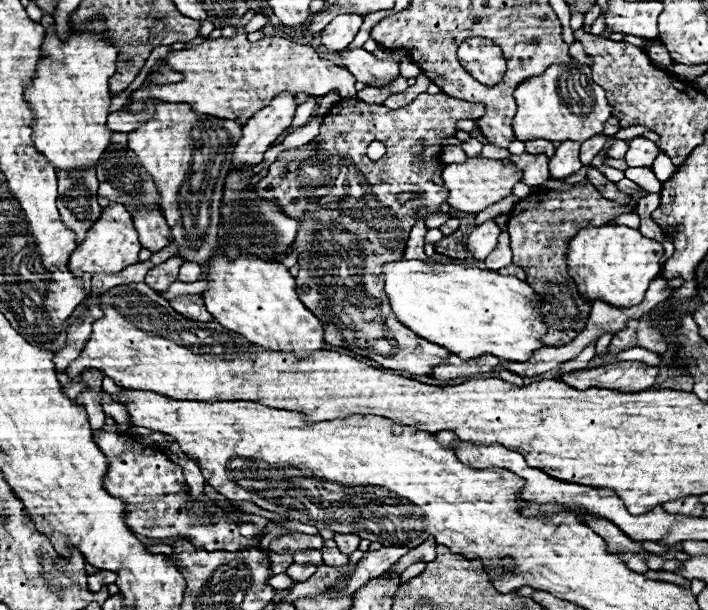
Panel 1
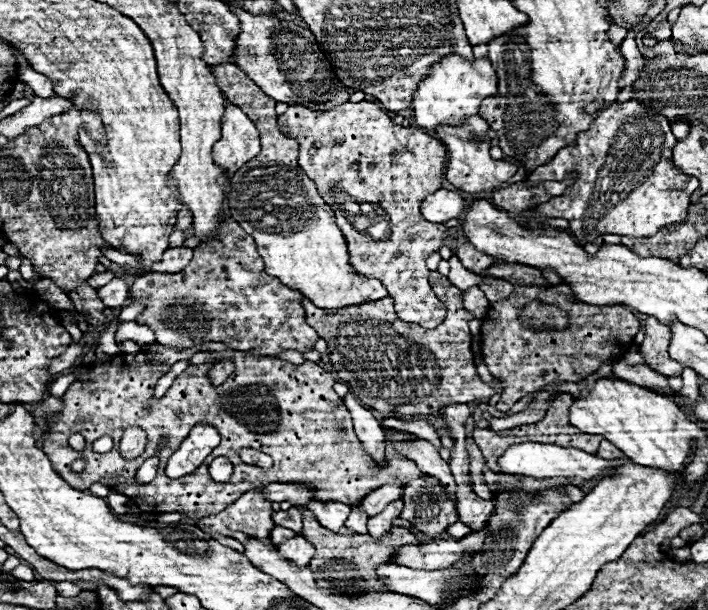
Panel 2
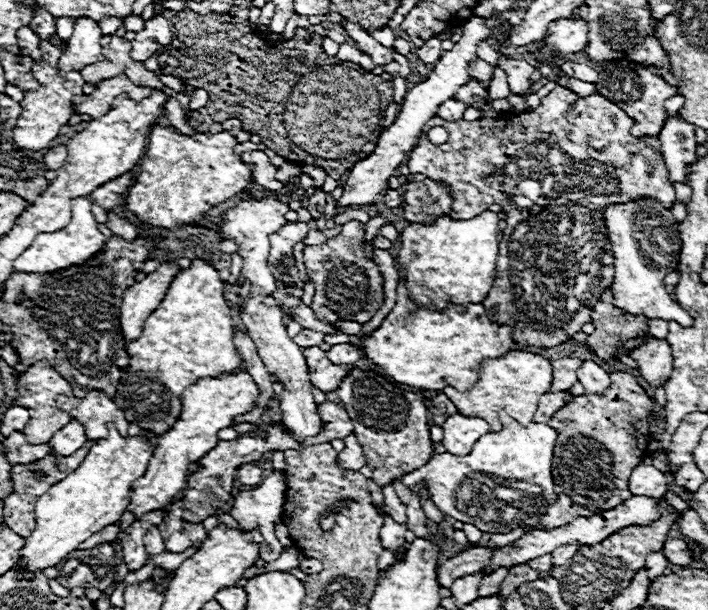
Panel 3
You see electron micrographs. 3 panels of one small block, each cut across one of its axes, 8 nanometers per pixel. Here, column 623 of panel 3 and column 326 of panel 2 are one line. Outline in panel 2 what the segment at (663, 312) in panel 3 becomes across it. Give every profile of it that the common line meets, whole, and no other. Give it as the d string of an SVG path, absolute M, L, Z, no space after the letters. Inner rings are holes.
M224 62L210 66L218 88L236 106L252 118L260 130L262 150L246 162L230 180L228 206L230 216L254 236L256 248L266 262L266 272L280 278L292 290L302 292L308 300L324 310L376 302L388 292L376 278L364 278L348 266L344 236L340 234L332 208L318 196L314 182L298 166L298 142L284 136L276 124L274 100L268 98L236 64Z

